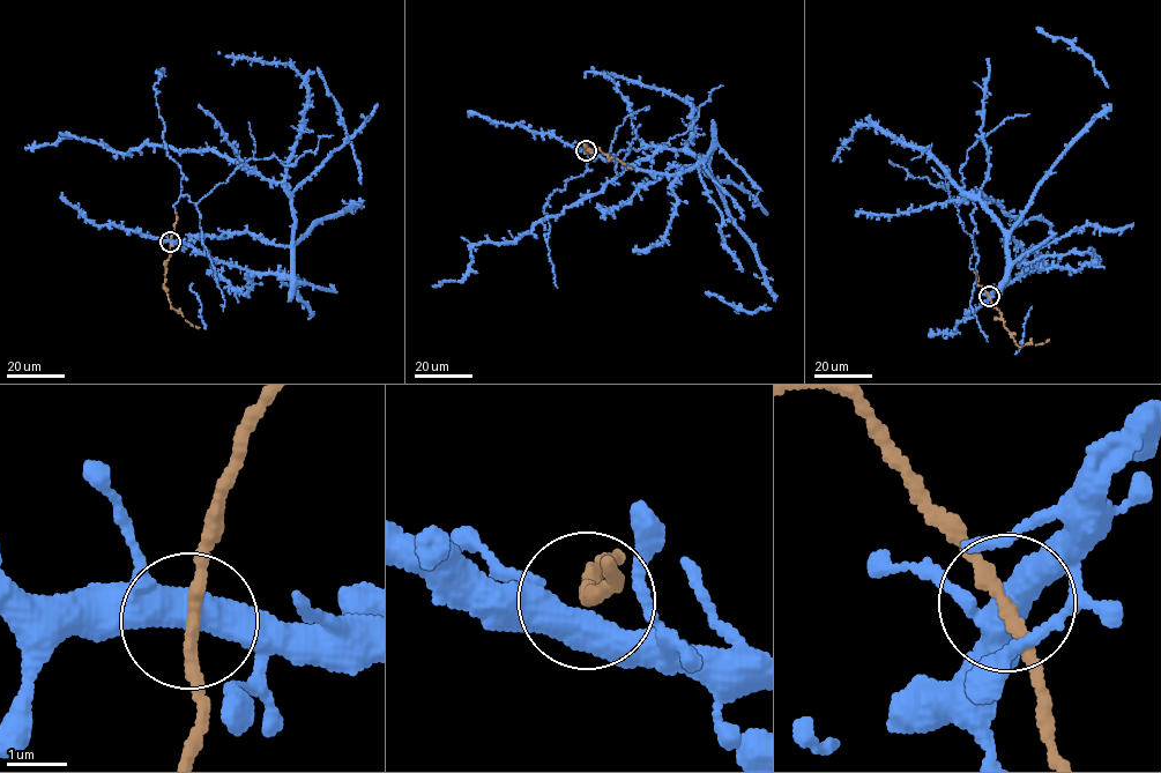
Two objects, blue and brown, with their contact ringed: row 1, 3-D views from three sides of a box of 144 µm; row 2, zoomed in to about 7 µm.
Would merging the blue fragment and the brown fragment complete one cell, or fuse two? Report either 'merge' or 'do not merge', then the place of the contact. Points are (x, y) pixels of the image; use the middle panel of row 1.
merge; at (586, 150)

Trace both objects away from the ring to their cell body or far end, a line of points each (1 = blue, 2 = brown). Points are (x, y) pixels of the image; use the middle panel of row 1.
1: (586, 150), (679, 175), (712, 148), (705, 161), (655, 146), (588, 160), (543, 210), (557, 288)
2: (586, 150), (596, 147), (632, 170)

